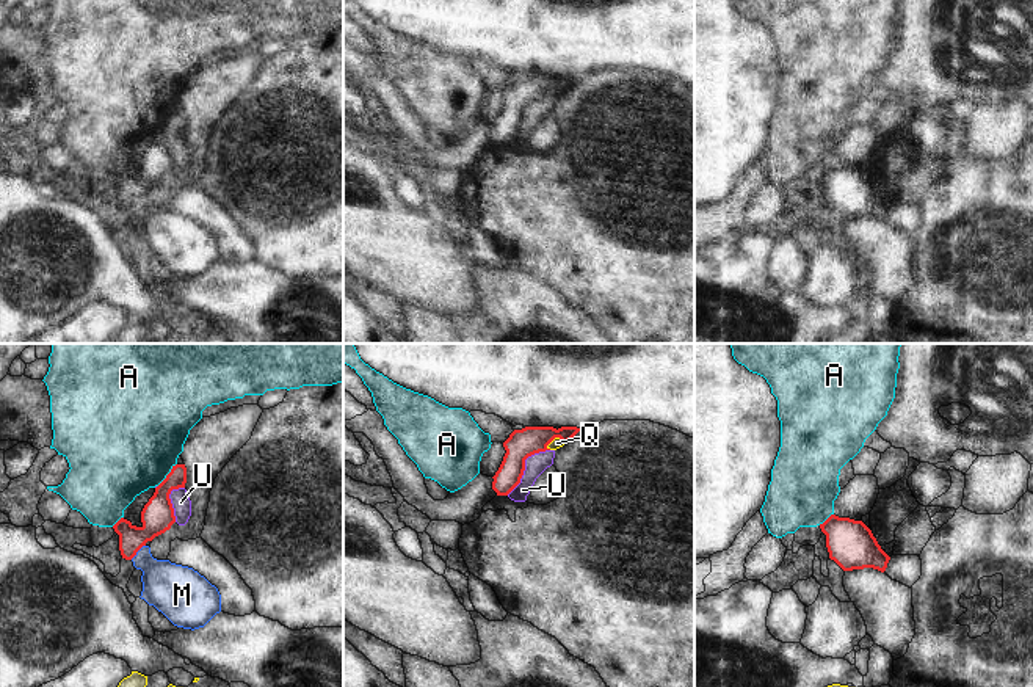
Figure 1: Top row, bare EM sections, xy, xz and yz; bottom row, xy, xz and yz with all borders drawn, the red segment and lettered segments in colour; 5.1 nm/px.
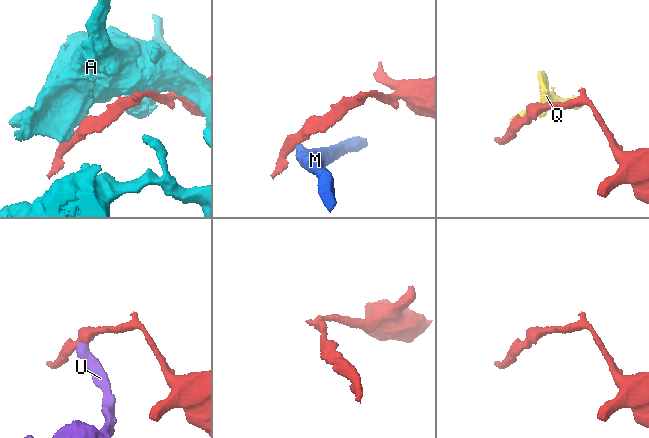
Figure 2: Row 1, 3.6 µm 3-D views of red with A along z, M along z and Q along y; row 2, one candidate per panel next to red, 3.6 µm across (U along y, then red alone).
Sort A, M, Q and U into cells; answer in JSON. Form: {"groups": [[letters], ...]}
{"groups": [["A"], ["M"], ["Q", "U"]]}

